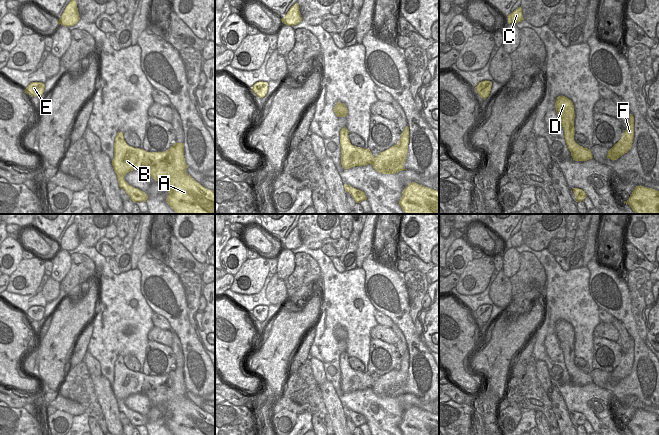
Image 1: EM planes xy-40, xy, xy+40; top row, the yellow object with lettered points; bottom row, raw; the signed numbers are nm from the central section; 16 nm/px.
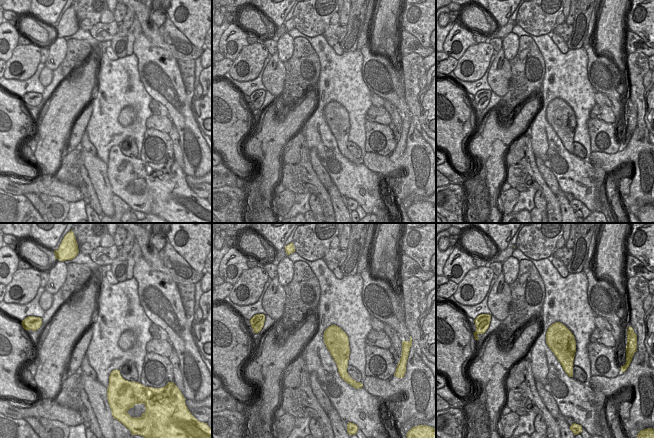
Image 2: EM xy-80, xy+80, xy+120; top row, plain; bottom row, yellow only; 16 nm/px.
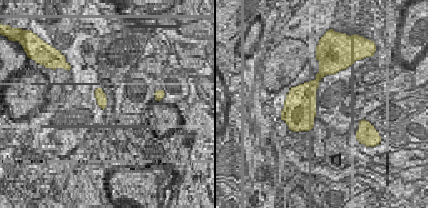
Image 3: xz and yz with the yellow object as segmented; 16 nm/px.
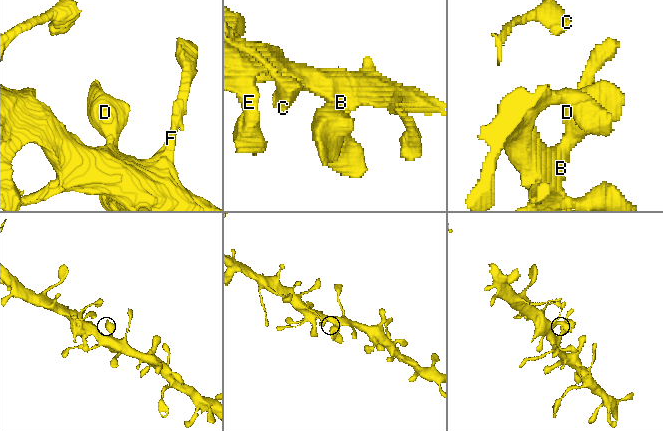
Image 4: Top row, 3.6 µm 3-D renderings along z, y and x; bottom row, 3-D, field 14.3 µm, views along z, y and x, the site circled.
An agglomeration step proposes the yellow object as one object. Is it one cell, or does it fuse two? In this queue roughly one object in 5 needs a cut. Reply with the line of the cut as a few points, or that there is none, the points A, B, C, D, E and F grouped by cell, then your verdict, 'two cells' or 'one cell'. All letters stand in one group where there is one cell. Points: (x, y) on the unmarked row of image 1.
cut none; groups A B C D E F; one cell

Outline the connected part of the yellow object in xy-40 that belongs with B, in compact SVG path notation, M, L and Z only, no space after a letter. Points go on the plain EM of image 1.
M118 356L114 366L112 390L119 411L130 423L145 426L148 419L129 409L124 400L133 394L145 394L155 405L164 405L169 412L167 427L174 435L215 435L215 416L203 411L186 397L184 367L177 367L164 376L147 376L129 370Z

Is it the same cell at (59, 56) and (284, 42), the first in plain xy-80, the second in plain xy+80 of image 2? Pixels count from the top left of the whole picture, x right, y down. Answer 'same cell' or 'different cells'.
same cell

